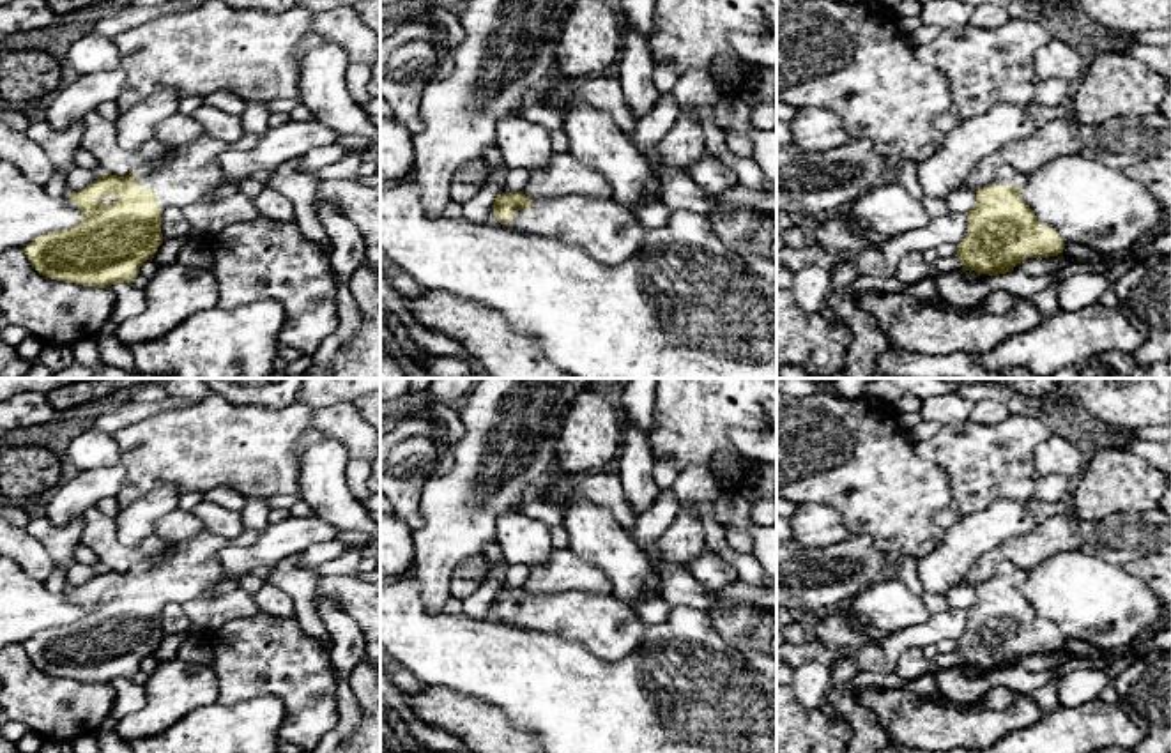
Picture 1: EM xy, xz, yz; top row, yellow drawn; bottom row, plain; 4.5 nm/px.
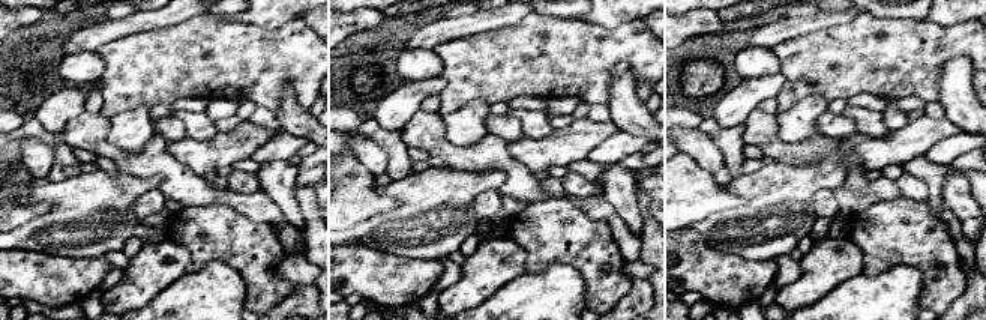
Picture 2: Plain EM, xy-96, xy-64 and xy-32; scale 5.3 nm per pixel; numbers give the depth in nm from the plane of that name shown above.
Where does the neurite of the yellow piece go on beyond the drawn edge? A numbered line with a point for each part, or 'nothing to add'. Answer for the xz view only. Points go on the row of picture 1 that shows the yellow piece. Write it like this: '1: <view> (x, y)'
1: xz (609, 232)

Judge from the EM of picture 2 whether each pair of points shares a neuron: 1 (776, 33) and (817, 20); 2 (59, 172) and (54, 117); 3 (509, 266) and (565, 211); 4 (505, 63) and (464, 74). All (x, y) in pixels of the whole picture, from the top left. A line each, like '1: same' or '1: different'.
1: same
2: different
3: different
4: same

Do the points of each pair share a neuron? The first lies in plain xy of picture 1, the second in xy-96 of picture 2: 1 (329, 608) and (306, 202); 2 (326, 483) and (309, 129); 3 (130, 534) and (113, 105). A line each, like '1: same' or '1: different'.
1: different
2: same
3: different

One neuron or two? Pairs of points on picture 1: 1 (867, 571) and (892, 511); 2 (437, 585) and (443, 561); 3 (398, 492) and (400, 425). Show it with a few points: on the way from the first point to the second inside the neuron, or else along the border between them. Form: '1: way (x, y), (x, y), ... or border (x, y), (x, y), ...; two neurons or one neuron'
1: border (851, 534), (867, 538), (892, 559); two neurons
2: way (437, 580), (437, 566); one neuron
3: way (400, 476), (400, 441); one neuron

